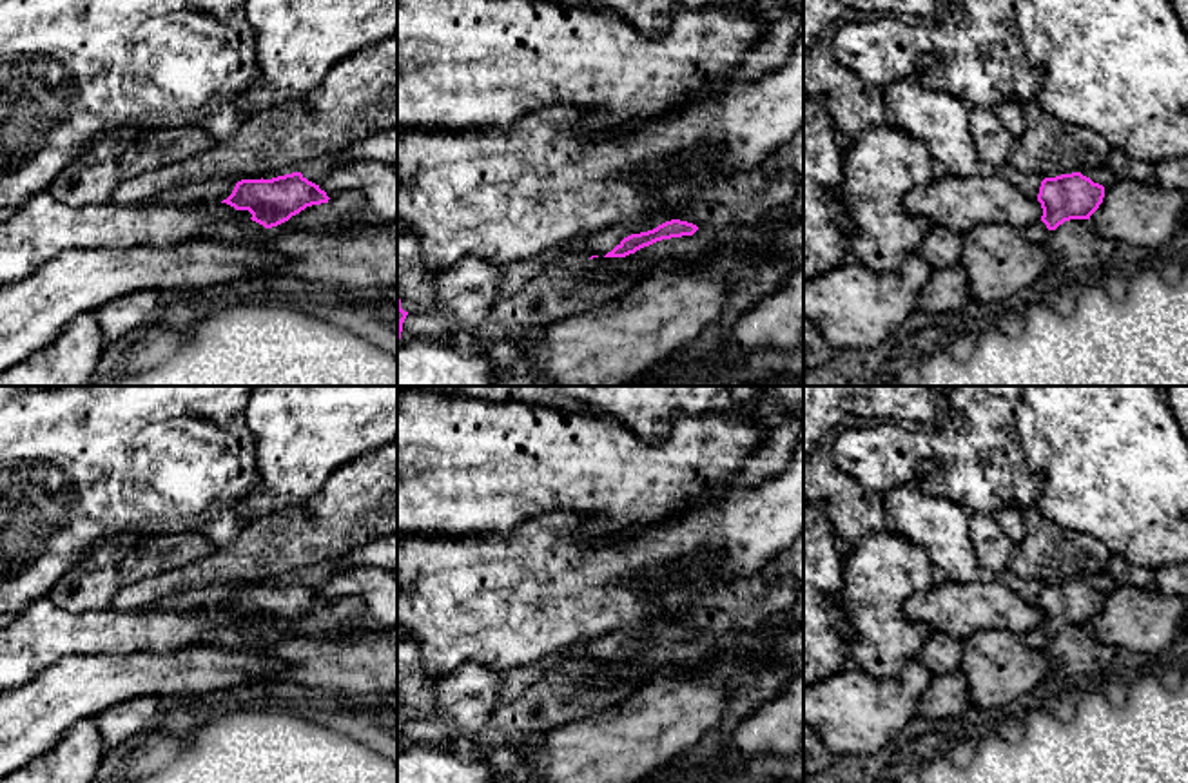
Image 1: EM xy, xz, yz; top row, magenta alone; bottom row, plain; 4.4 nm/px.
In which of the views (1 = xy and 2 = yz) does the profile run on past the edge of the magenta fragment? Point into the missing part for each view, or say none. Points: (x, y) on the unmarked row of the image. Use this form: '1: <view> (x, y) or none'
1: xy (321, 624)
2: yz (1036, 638)

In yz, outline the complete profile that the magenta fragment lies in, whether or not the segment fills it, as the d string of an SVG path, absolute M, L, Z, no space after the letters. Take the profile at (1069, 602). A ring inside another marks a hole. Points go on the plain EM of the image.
M1081 578L1045 584L1037 600L1043 622L1039 627L1025 633L1021 642L1034 651L1045 651L1050 640L1065 627L1090 625L1103 604L1105 593Z

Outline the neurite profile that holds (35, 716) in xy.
M192 643L172 652L83 654L62 658L29 683L0 694L0 779L49 750L78 721L132 700L158 696L167 703L203 698L241 685L285 678L287 663L261 651Z

